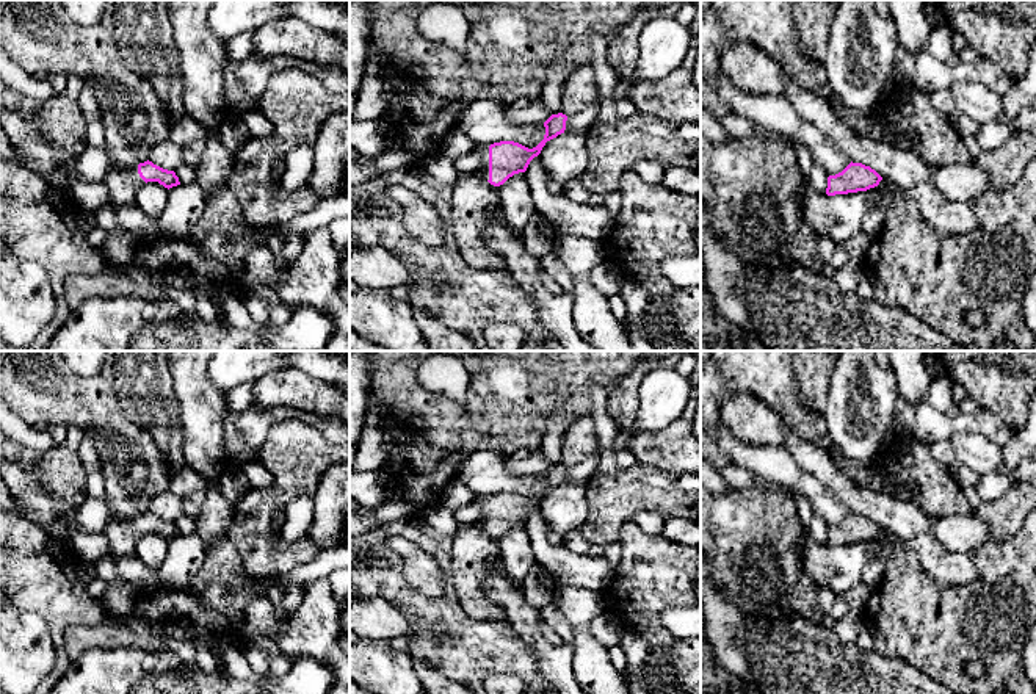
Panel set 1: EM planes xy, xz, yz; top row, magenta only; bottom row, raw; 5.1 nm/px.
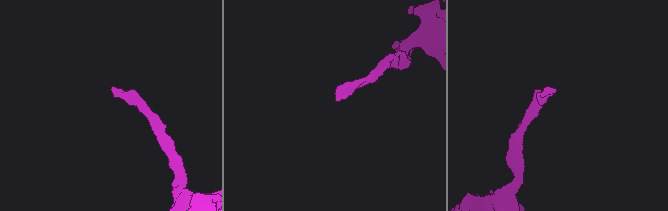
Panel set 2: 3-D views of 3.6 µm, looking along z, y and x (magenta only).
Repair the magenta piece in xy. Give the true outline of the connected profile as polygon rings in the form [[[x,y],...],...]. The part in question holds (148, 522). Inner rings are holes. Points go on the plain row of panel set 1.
[[[149,511],[127,522],[108,522],[100,533],[108,540],[107,555],[113,559],[132,556],[136,544],[147,533],[158,533],[168,540],[180,536],[174,522],[163,520]]]

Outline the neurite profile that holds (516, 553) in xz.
[[[527,523],[514,525],[503,536],[497,537],[497,542],[508,575],[514,581],[522,583],[534,566]]]

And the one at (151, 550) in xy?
[[[158,533],[144,534],[136,544],[135,555],[147,567],[158,570],[168,551],[168,539]]]

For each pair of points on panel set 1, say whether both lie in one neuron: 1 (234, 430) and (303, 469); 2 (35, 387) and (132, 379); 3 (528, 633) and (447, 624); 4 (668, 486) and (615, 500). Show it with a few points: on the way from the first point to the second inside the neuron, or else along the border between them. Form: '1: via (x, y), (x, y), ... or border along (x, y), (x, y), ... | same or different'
1: border along (268, 431), (257, 458) | different
2: border along (113, 379), (116, 401), (127, 415) | different
3: border along (505, 621), (530, 649), (536, 663) | different
4: via (655, 489), (627, 491) | same

